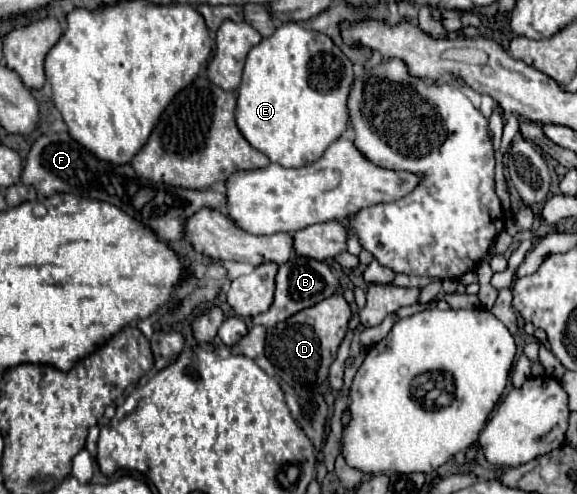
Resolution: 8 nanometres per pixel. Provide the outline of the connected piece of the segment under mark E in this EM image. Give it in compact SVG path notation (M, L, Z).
M298 23L280 25L272 37L262 39L250 49L244 65L242 85L238 89L236 125L244 139L262 151L272 163L284 167L304 167L318 161L324 151L340 139L350 125L348 97L354 83L354 69L350 59L332 43L330 37L308 31Z

